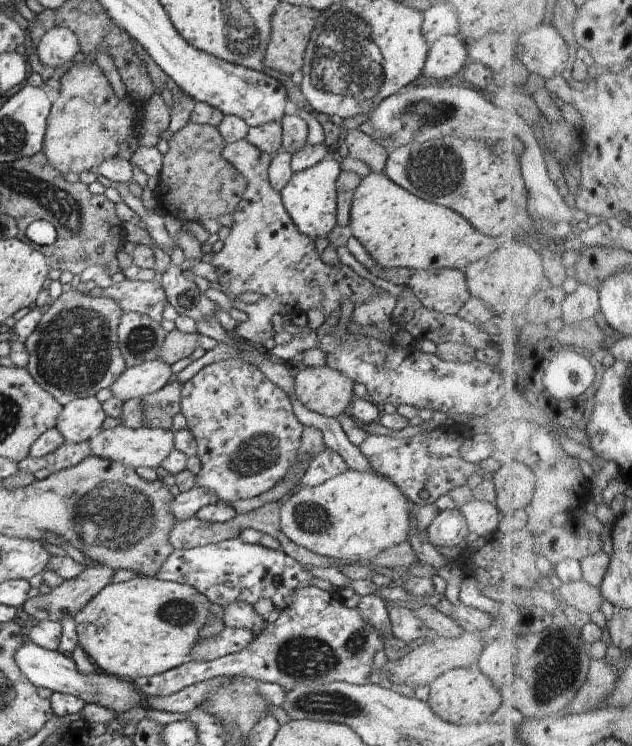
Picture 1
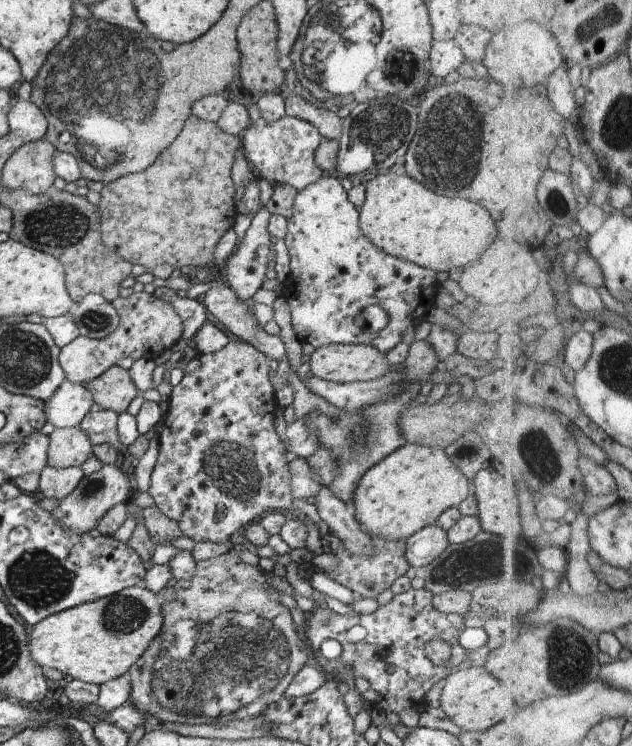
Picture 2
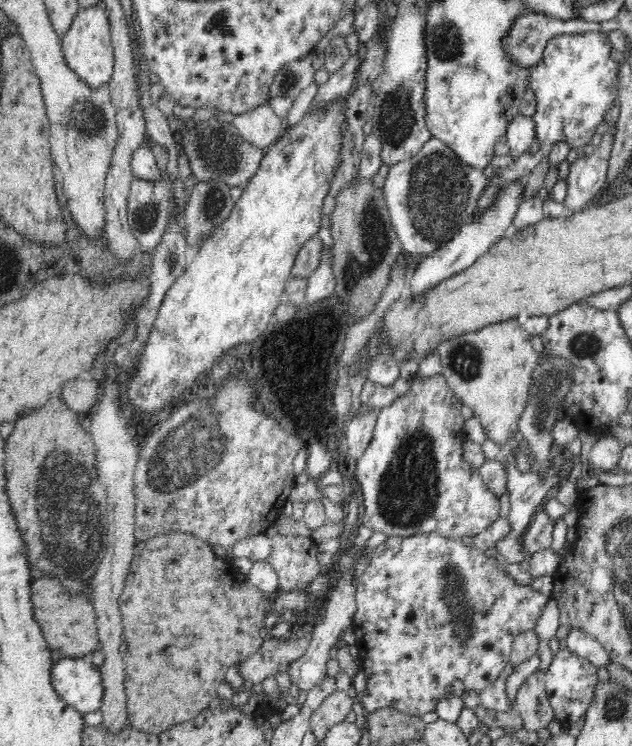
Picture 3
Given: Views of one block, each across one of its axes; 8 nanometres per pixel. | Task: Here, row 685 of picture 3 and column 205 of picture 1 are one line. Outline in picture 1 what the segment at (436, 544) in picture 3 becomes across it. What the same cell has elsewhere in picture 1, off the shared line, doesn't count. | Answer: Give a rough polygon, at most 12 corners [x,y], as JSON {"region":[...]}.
{"region":[[257,364],[183,383],[196,486],[256,498],[296,462],[304,426]]}

